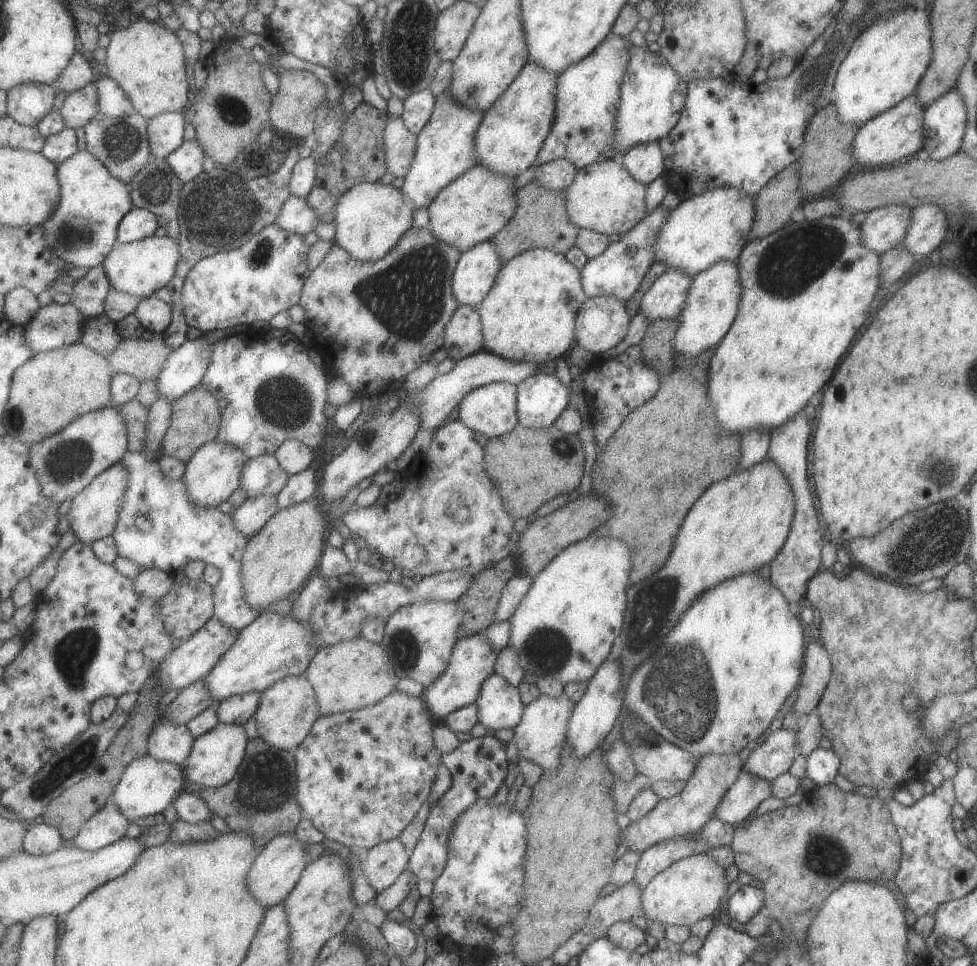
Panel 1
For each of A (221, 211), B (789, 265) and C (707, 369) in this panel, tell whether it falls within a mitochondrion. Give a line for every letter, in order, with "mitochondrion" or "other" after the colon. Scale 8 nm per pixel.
A: mitochondrion
B: mitochondrion
C: other

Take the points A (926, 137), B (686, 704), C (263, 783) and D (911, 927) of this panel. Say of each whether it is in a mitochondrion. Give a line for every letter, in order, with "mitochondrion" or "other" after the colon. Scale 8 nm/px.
A: other
B: mitochondrion
C: mitochondrion
D: other

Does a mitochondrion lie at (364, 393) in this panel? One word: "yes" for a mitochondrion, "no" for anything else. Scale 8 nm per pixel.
no

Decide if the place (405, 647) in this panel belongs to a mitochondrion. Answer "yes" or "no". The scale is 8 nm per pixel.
yes

